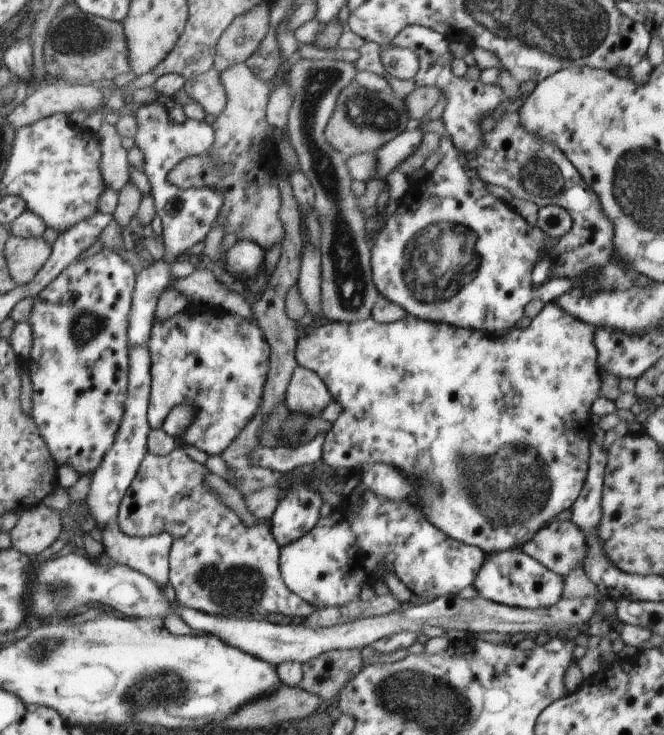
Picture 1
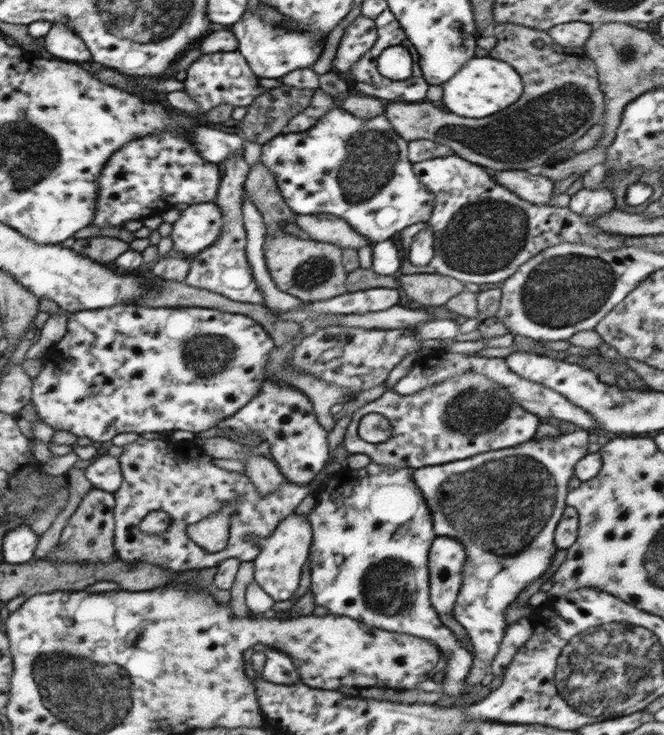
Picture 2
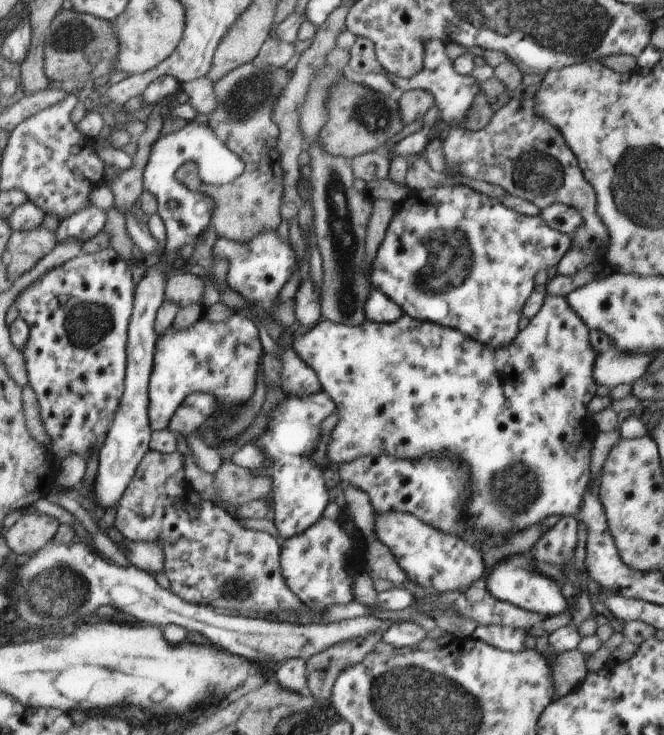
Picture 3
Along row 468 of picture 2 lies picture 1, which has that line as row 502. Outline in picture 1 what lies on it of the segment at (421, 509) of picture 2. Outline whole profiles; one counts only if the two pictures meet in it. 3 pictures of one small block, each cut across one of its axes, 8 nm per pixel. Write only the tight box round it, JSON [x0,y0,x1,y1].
[279,484,486,608]

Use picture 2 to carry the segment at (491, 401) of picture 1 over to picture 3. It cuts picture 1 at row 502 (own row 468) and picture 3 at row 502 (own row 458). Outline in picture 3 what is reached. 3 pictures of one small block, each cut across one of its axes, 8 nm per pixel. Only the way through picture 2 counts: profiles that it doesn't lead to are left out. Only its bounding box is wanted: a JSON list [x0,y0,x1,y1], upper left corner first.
[292,295,597,541]

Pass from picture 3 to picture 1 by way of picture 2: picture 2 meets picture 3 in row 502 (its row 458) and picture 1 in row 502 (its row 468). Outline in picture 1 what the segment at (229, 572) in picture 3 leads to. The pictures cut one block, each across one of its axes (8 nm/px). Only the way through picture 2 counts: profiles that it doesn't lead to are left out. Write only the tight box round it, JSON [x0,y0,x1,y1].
[117,446,316,622]

